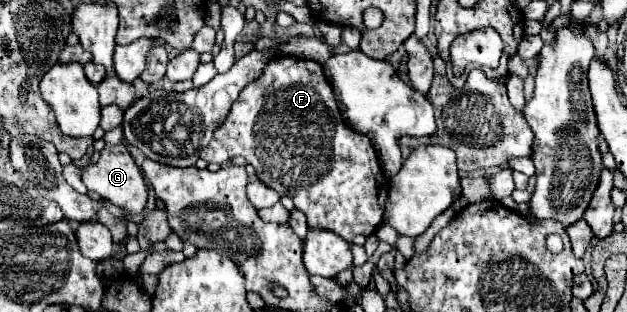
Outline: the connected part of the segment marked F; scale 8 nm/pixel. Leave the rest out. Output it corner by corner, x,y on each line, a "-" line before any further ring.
276,56
266,64
262,76
240,92
226,122
216,128
208,148
200,152
200,158
216,164
224,164
232,156
246,158
266,186
274,184
274,190
280,196
290,196
294,206
306,214
310,230
330,230
352,244
354,236
370,236
382,224
388,178
382,174
370,138
350,130
342,120
332,86
324,76
322,66
314,60

